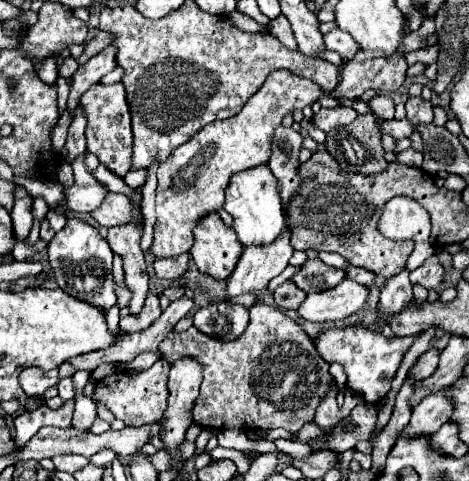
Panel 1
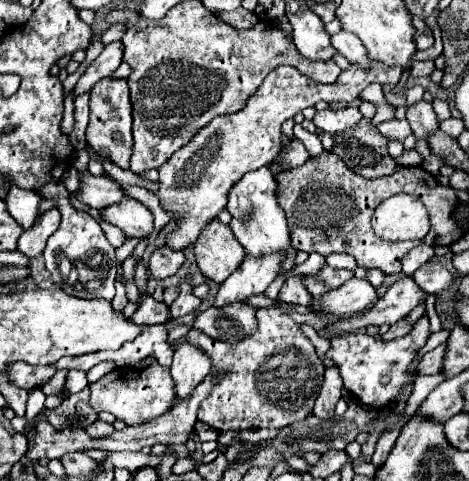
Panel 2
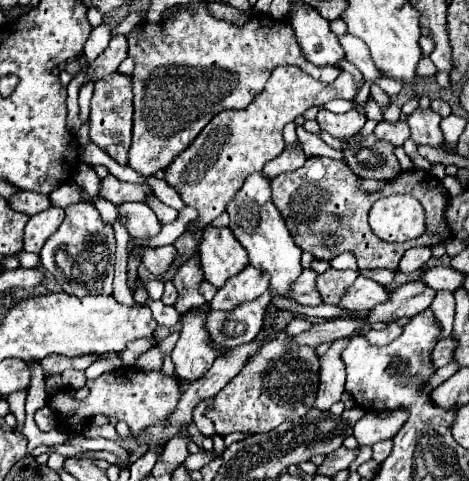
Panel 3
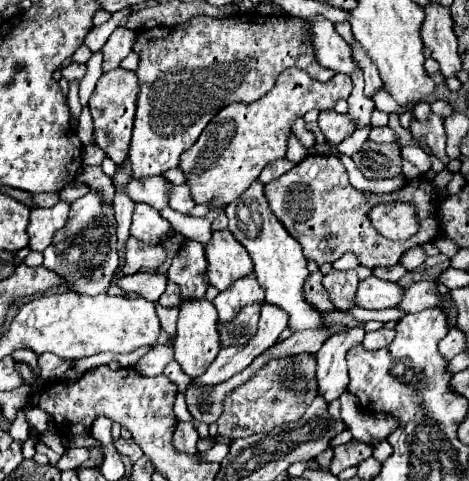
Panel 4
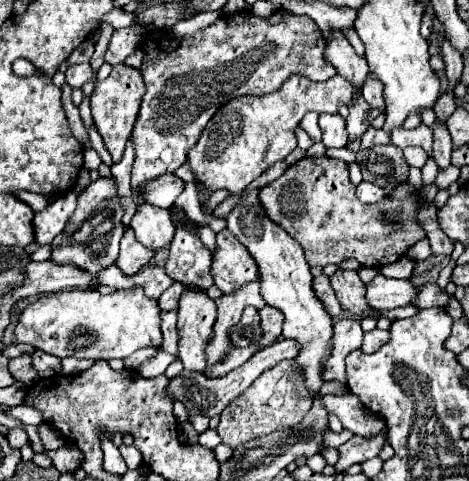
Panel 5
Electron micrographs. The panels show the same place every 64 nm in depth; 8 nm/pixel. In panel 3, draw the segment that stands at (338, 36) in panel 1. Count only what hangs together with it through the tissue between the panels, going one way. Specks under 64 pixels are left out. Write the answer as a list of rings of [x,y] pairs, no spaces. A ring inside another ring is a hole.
[[[352,34],[340,36],[340,44],[342,44],[344,52],[346,52],[346,60],[352,62],[364,74],[364,80],[366,82],[374,84],[380,78],[380,72],[378,72],[378,68],[374,66],[372,58],[370,58],[368,46],[360,38],[356,38]]]

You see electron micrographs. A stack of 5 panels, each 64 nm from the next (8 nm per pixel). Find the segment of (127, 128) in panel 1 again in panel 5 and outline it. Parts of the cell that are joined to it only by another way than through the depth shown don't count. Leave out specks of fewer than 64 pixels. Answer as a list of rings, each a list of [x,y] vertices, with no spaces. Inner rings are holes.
[[[126,64],[114,66],[110,76],[104,82],[96,84],[96,88],[90,96],[94,124],[98,126],[98,132],[104,138],[104,144],[106,144],[108,152],[112,154],[114,162],[120,162],[120,158],[122,158],[126,140],[132,134],[134,122],[136,122],[136,116],[138,116],[138,110],[140,110],[142,96],[144,96],[144,78],[140,76],[138,68],[132,68],[132,66],[126,66]]]

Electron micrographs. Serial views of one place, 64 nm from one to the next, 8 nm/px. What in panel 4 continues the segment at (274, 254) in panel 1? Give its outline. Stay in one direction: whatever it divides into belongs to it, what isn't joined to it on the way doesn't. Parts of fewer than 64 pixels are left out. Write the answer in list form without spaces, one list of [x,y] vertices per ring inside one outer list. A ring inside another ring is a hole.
[[[254,274],[236,280],[232,288],[220,292],[214,298],[214,306],[218,310],[218,322],[228,324],[228,320],[234,320],[236,312],[240,312],[240,308],[248,304],[264,304],[264,290],[260,288]]]

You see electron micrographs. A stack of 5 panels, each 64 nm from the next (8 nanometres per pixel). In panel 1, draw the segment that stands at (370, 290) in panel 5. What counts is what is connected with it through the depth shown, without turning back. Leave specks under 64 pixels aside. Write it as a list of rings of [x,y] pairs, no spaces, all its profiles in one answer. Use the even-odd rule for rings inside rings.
[[[346,278],[336,288],[308,294],[304,304],[298,308],[298,314],[312,322],[342,320],[358,312],[366,304],[368,294],[370,290],[364,284],[356,284]]]

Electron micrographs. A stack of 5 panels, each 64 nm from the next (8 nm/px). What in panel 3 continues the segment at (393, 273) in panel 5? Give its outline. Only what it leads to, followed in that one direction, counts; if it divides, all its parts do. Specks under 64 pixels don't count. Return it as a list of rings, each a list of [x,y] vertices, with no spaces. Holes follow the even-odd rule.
[[[362,270],[360,272],[362,276],[368,276],[368,278],[372,278],[374,282],[378,282],[378,284],[392,284],[392,280],[394,280],[394,276],[398,274],[398,272],[388,272],[388,270]]]

